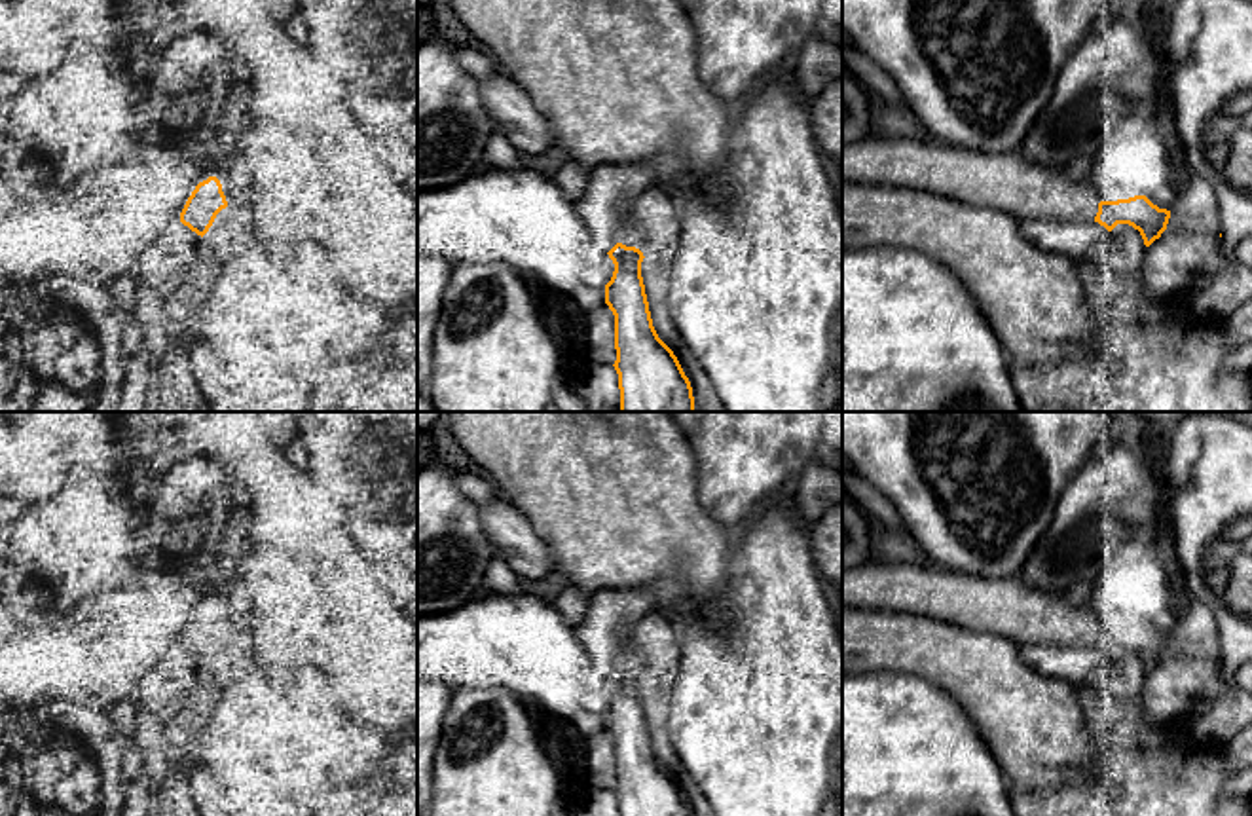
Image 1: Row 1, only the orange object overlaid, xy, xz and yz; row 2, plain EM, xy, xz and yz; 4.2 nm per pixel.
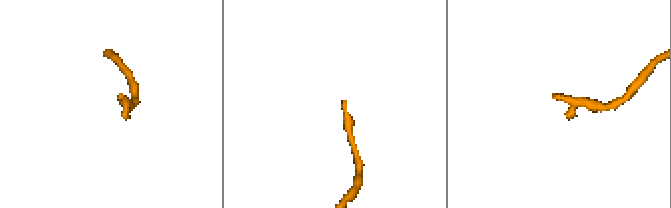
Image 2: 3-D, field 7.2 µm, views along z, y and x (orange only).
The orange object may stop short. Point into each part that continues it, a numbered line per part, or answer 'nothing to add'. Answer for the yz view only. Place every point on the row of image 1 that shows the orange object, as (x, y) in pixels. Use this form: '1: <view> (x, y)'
1: yz (1008, 183)

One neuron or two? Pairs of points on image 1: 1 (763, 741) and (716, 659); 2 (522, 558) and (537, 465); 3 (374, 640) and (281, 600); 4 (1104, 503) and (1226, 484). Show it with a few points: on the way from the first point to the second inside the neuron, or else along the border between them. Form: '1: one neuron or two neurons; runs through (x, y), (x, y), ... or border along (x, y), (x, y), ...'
1: one neuron; runs through (755, 720), (755, 708), (727, 680)
2: two neurons; border along (499, 492), (530, 522), (552, 558)
3: one neuron; runs through (351, 629), (315, 600), (304, 600)
4: two neurons; border along (1163, 473), (1169, 481), (1169, 513)

